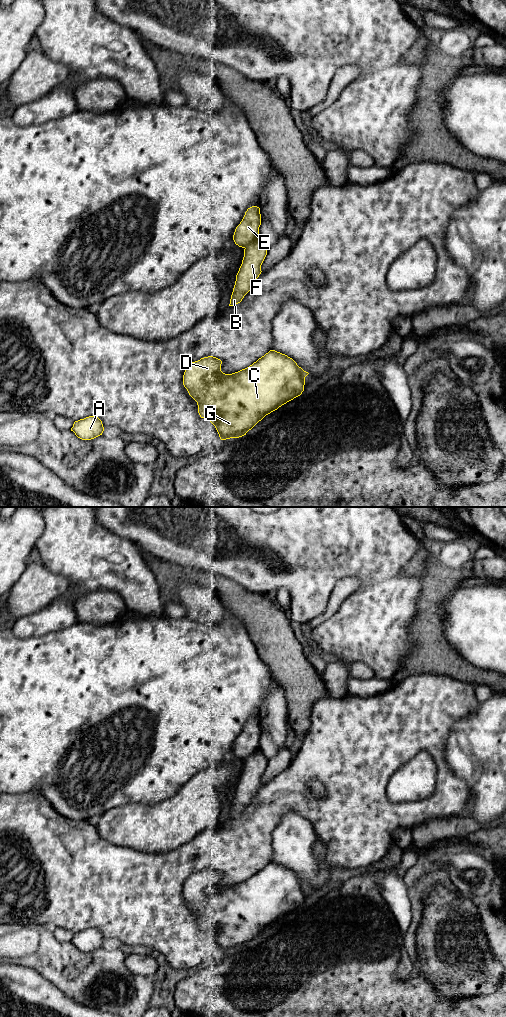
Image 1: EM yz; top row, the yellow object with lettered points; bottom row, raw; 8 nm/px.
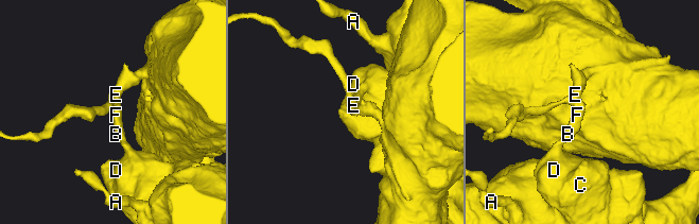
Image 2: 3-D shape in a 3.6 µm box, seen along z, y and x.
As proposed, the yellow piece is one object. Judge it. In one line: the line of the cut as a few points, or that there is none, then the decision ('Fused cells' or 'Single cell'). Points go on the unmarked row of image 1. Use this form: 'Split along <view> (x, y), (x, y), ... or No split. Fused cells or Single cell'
Split along yz (258, 748), (244, 759). Fused cells

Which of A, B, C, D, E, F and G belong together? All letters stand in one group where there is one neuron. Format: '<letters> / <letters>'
A B C D F G / E

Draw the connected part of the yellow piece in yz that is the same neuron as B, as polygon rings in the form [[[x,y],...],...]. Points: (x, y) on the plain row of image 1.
[[[260,749],[249,755],[244,761],[244,769],[230,811],[229,818],[242,813],[244,808],[253,800],[261,786],[261,777],[267,767],[267,759]]]

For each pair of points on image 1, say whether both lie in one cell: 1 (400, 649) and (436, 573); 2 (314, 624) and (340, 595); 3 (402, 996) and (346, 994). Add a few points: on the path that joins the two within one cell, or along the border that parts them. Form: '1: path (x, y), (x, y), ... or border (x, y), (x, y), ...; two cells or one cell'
1: border (422, 591), (411, 627), (411, 637); two cells
2: path (321, 618), (333, 606), (334, 602); one cell
3: path (388, 996), (360, 996); one cell

